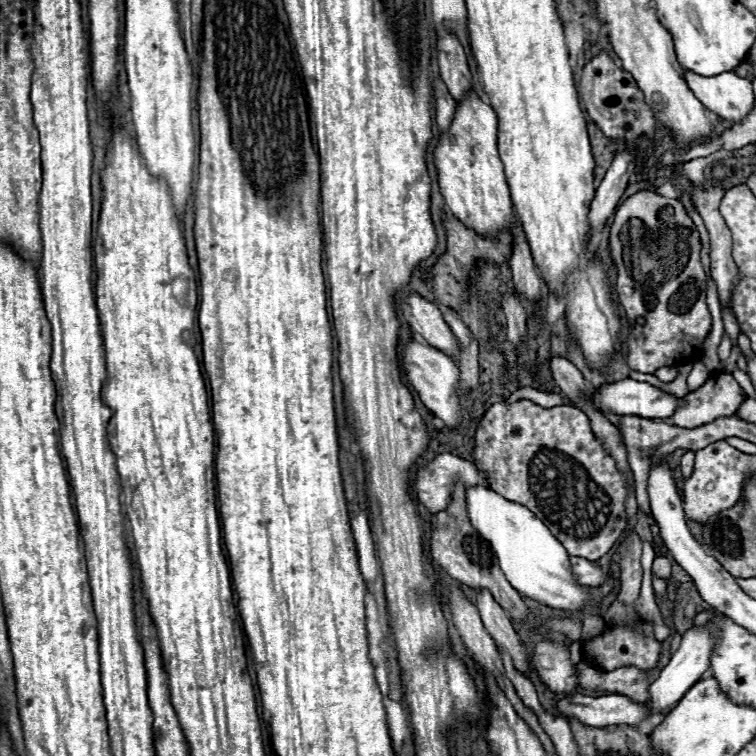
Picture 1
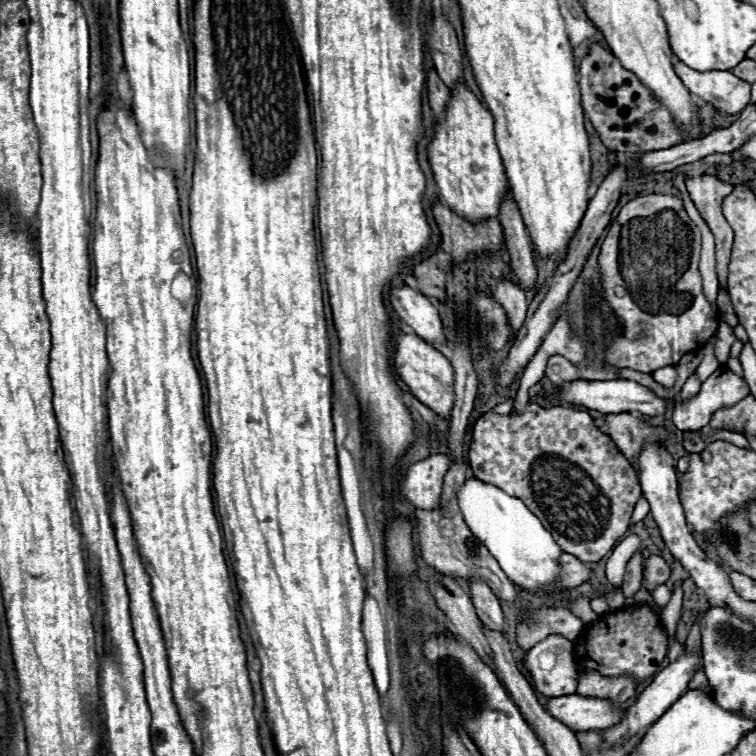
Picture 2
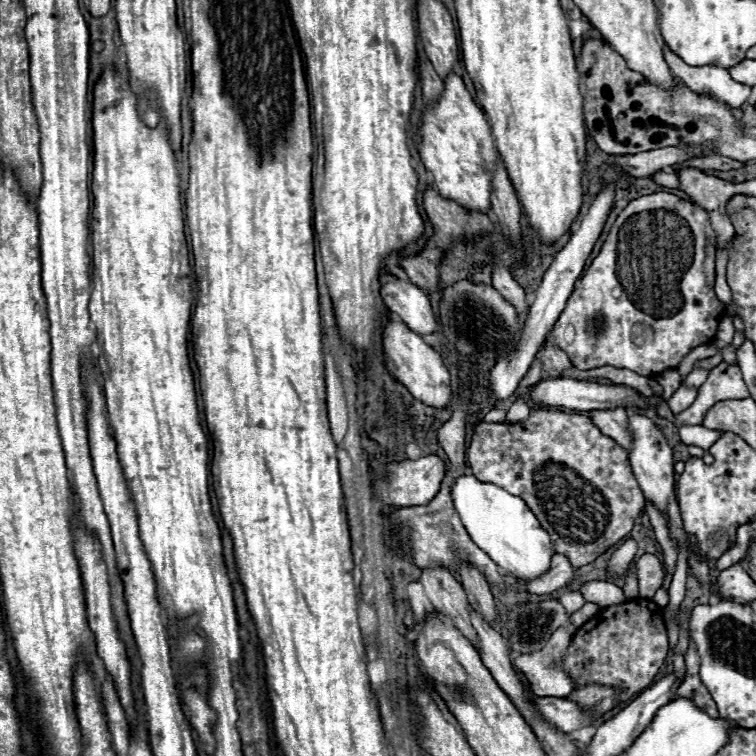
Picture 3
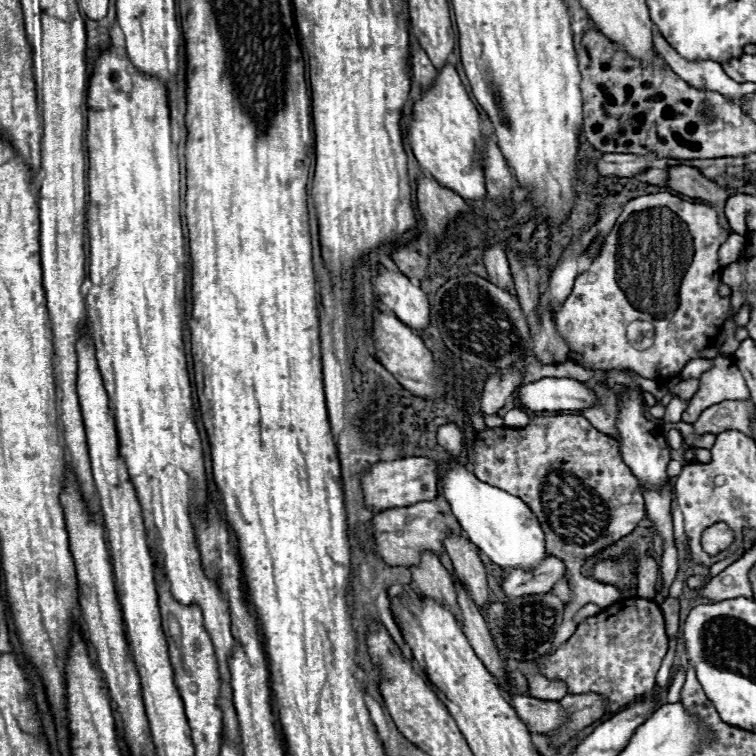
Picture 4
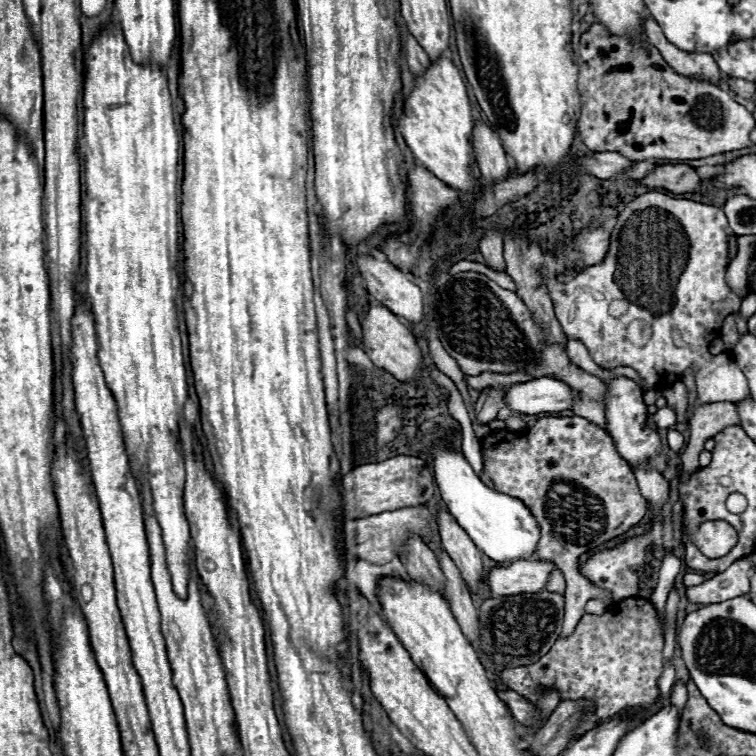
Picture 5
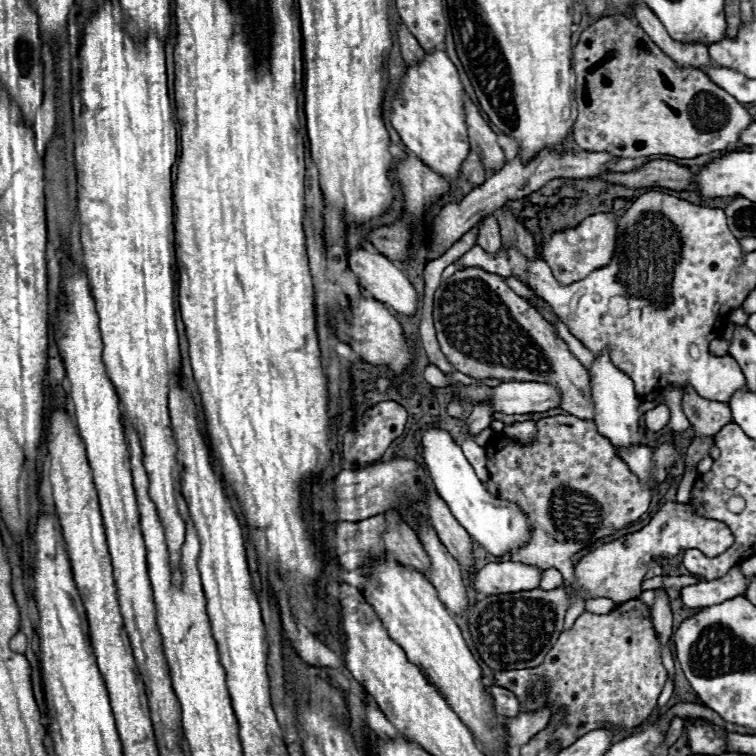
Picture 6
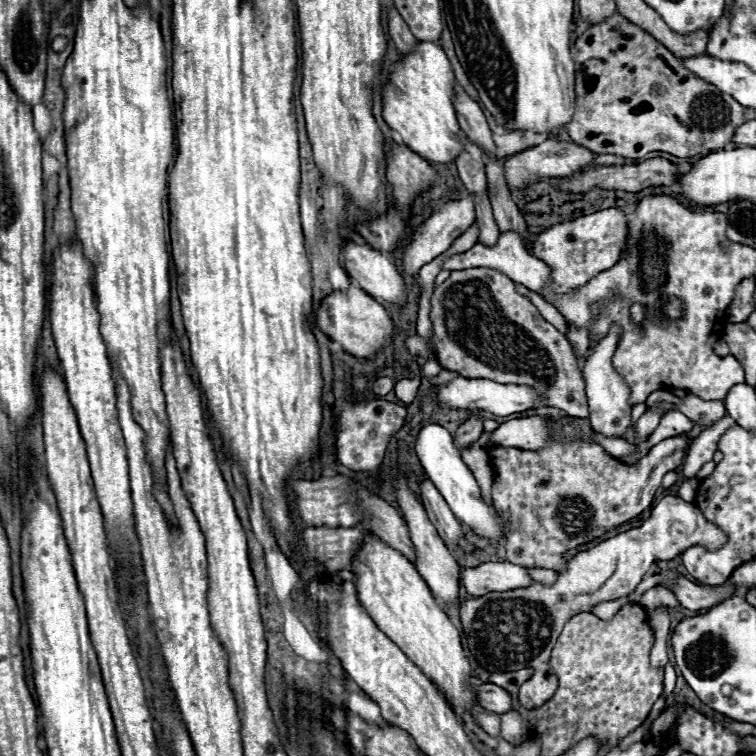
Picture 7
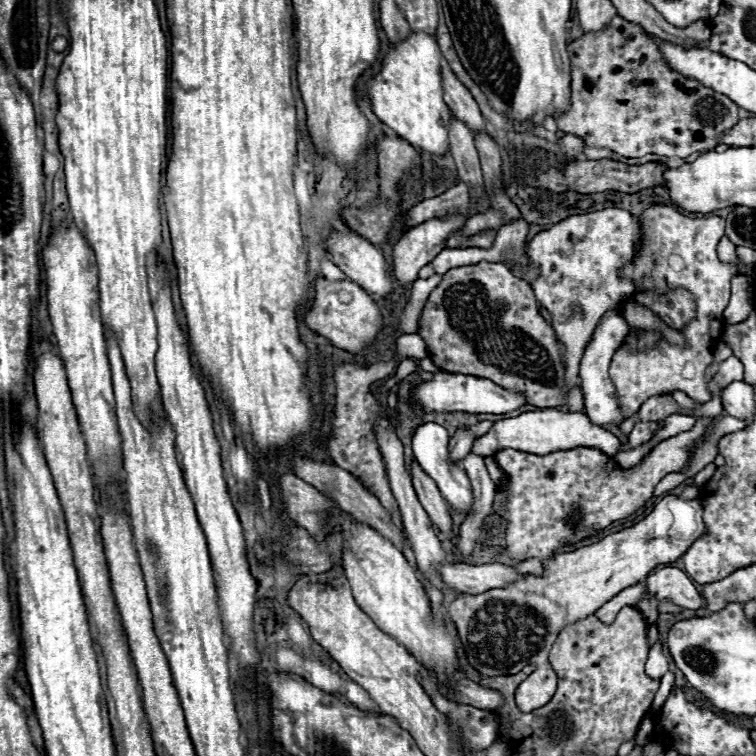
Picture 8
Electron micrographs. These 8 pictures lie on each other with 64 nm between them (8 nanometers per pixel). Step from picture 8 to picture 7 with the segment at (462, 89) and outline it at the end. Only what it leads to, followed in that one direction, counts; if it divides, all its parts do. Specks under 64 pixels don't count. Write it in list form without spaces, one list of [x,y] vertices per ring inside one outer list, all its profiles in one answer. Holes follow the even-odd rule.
[[[454,86],[454,110],[456,110],[456,118],[460,122],[460,128],[468,134],[468,138],[478,144],[482,150],[496,154],[496,144],[492,140],[492,132],[486,124],[486,118],[482,114],[482,108],[462,90],[462,86]]]

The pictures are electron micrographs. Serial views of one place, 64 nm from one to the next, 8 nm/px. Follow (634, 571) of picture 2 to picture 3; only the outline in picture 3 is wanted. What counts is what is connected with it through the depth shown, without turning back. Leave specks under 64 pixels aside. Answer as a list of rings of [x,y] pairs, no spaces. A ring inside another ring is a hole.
[[[634,570],[628,572],[622,590],[624,590],[626,598],[636,598],[636,596],[638,596],[638,578],[636,578],[636,572],[634,572]]]

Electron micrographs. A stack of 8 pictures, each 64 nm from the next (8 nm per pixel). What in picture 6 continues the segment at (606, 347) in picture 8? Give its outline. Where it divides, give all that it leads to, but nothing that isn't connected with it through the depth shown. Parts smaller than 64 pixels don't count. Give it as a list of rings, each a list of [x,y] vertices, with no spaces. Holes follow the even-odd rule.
[[[610,348],[602,350],[592,366],[588,368],[590,372],[590,390],[592,390],[592,402],[594,402],[594,424],[598,428],[598,432],[602,436],[606,436],[612,444],[616,446],[628,446],[628,444],[638,444],[638,446],[650,446],[654,448],[656,442],[650,440],[646,436],[646,432],[640,430],[638,426],[638,420],[640,420],[640,412],[638,412],[638,406],[640,406],[640,398],[636,398],[636,392],[634,392],[634,384],[632,380],[620,372],[612,362],[610,362]]]

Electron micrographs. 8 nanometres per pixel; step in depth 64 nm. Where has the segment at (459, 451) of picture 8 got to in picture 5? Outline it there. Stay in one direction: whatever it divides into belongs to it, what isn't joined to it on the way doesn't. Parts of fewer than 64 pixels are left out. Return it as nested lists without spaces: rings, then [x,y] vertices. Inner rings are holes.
[[[504,388],[482,390],[478,402],[474,404],[474,414],[476,414],[478,424],[488,424],[496,418],[496,412],[502,406],[502,396],[504,396]]]

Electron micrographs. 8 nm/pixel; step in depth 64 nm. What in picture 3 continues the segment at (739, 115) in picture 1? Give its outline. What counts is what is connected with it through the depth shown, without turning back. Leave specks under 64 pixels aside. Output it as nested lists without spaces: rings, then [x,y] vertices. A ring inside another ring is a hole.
[[[668,46],[662,48],[664,60],[670,66],[672,74],[682,80],[690,90],[698,94],[710,94],[728,104],[730,108],[740,108],[750,94],[750,86],[744,86],[728,74],[726,68],[720,66],[688,66],[684,64]]]

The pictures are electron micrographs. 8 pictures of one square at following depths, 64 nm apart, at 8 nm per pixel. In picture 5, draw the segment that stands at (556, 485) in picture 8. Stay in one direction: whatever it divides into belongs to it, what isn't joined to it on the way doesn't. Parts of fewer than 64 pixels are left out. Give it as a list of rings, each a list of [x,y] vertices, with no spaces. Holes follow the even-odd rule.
[[[548,416],[534,422],[534,430],[496,430],[482,440],[482,482],[502,494],[520,498],[540,526],[534,560],[552,562],[566,578],[566,616],[562,636],[572,634],[590,598],[612,600],[610,592],[594,588],[578,570],[578,556],[598,544],[624,534],[646,514],[646,498],[640,494],[630,464],[620,458],[612,438],[596,424],[580,416]],[[570,482],[588,494],[548,494],[552,484]]]

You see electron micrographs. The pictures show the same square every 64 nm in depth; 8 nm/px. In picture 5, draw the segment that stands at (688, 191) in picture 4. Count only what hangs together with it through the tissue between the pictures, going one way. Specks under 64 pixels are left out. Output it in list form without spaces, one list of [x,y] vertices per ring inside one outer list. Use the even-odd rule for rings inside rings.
[[[656,164],[650,174],[646,174],[642,180],[636,180],[636,182],[648,188],[660,186],[674,194],[702,190],[700,176],[694,172],[694,168],[686,164]]]

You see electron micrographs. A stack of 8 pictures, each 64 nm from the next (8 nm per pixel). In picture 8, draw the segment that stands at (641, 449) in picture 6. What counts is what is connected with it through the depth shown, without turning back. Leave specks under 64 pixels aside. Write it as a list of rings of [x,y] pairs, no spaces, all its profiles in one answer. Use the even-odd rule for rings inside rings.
[[[544,408],[538,412],[524,412],[516,418],[496,420],[484,436],[478,436],[474,440],[472,454],[492,456],[496,450],[500,450],[500,432],[502,432],[502,450],[512,448],[512,450],[520,450],[520,452],[528,452],[528,454],[538,454],[538,456],[544,456],[544,454],[550,454],[556,450],[572,450],[578,446],[598,448],[600,452],[614,456],[620,446],[620,440],[614,434],[592,424],[584,412],[560,412],[556,408]]]

